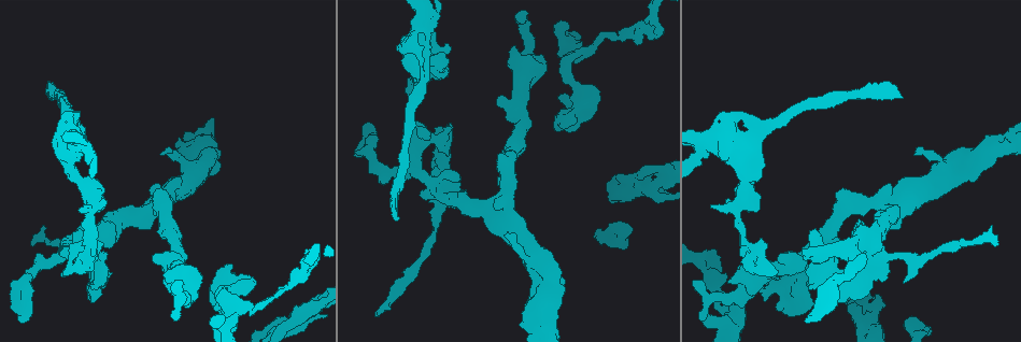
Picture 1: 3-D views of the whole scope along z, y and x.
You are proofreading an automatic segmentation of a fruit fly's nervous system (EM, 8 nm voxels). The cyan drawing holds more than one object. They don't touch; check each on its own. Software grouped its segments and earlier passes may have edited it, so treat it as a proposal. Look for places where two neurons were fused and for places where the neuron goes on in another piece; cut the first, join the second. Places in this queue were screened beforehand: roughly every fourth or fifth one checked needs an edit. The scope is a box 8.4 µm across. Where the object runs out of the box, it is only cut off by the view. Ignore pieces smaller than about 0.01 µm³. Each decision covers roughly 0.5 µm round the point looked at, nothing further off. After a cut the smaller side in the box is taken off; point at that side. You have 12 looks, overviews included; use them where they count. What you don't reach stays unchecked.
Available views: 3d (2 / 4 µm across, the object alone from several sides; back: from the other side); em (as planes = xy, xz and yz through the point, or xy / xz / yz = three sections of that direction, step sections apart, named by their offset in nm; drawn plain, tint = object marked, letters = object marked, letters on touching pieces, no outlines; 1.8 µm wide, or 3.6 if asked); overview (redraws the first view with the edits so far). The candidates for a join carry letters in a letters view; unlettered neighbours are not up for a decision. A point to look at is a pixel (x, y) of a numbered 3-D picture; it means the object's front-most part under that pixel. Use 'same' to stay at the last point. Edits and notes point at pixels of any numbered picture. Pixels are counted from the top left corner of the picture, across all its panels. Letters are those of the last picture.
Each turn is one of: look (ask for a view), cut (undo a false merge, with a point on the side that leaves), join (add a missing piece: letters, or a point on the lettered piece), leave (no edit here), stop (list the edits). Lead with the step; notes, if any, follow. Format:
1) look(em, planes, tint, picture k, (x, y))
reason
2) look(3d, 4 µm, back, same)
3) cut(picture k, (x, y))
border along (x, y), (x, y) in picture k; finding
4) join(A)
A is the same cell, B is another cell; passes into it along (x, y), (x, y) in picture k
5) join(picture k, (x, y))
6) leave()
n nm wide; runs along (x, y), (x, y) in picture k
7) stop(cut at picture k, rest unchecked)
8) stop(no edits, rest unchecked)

look(3d, 2 µm, picture 1, (236, 313))
abrupt turn

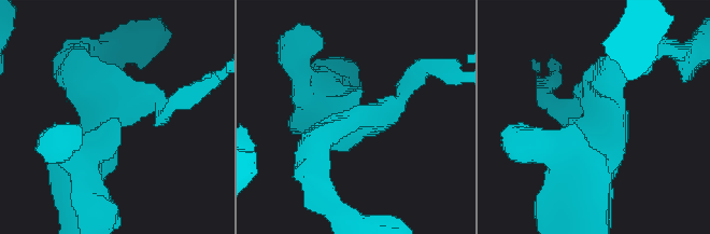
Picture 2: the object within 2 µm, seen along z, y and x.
look(em, 3.6 µm, planes, letters, picture 2, (358, 120))
4 arms; shape alone is not enough

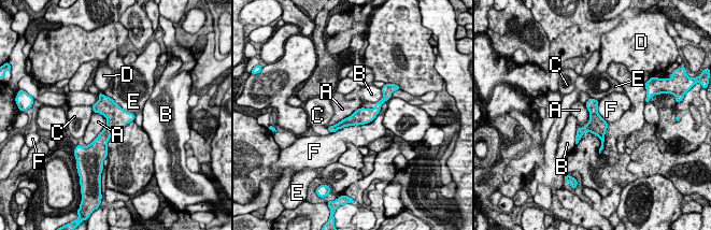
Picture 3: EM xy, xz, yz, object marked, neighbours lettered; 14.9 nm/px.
leave()
240 nm wide; A, B, C, D, E and F are other cells; all the same neuron

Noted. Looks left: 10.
look(em, planes, tint, picture 1, (871, 311))
three arms meet

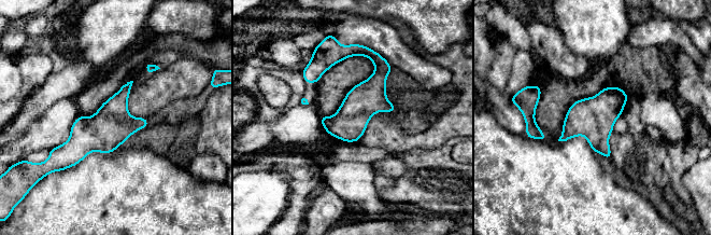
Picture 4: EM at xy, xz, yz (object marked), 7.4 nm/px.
look(em, planes, letters, same)

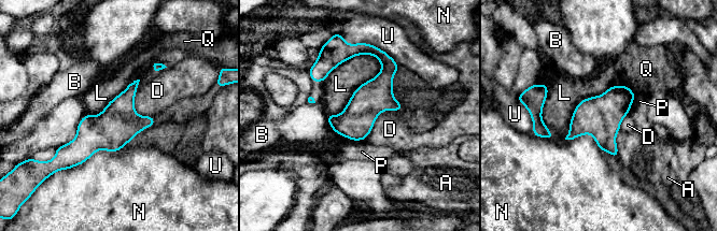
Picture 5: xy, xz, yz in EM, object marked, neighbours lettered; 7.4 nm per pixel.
leave()
260 nm wide; A, B, D, L, N, P, Q and U are other cells; border along (375, 56), (380, 71), (327, 114) in picture 5; continuous, no second neuron

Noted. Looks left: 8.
look(3d, 2 µm, picture 1, (76, 114))
thin end

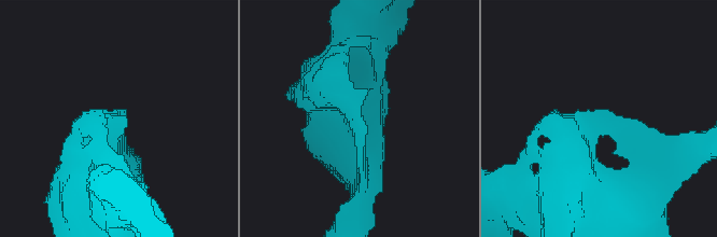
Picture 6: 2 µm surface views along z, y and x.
look(em, xz, step 8, letters, picture 6, (625, 119))
now the EM

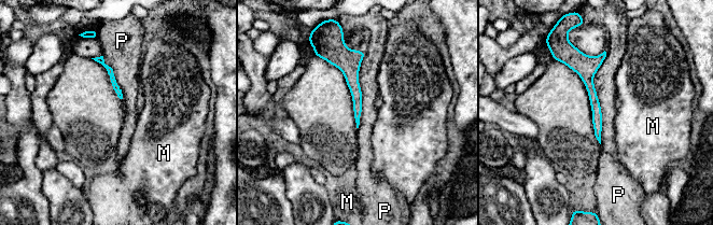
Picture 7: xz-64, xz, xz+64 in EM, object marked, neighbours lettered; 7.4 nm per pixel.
leave()
M and P are other cells; border along (606, 52), (593, 76), (600, 143) in picture 7; none of them fits

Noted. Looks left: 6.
look(em, planes, letters, picture 1, (397, 218))
long arm stops here

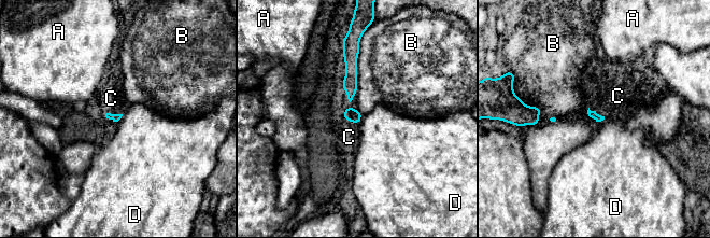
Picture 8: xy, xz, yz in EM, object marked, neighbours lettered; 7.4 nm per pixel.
join(C)
C is the same cell, A, B and D are other cells; passes into it along (107, 115), (113, 114), (111, 98) in picture 8; it goes on there

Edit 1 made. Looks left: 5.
look(3d, 2 µm, picture 1, (755, 248))
sharp bend

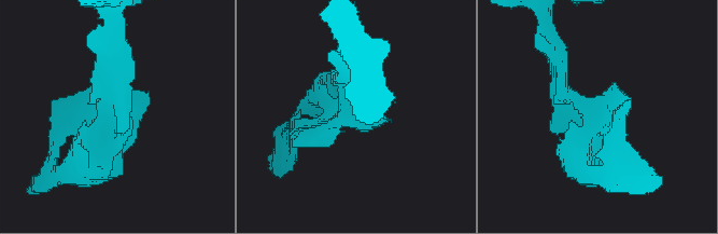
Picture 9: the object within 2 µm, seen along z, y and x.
look(em, planes, tint, picture 9, (593, 112))
need the tissue

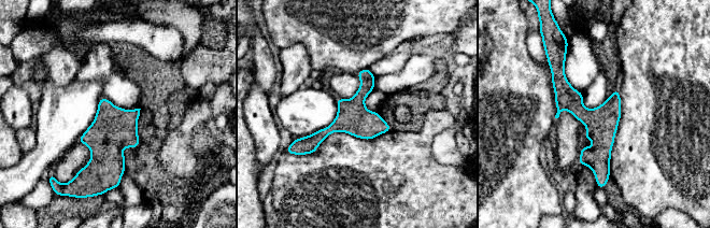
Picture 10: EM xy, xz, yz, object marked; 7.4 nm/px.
look(em, planes, letters, same)
what lies round it

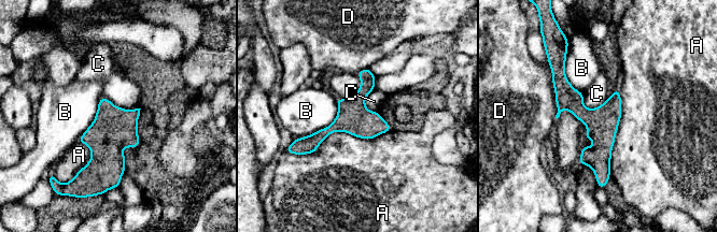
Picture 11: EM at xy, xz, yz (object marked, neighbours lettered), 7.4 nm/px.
leave()
A touches over 750 nm; A, B, C and D are other cells; runs along (562, 62), (604, 179) in picture 11; all the same neuron

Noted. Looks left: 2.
stop(join at picture 8, rest unchecked)

